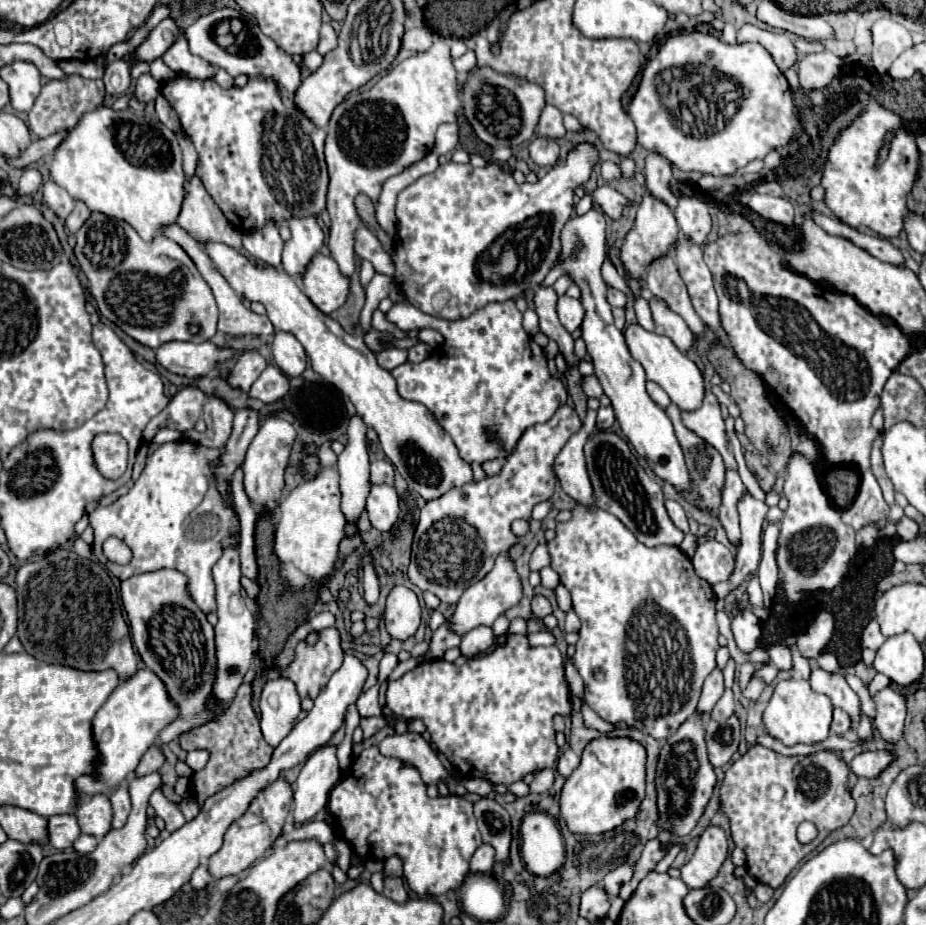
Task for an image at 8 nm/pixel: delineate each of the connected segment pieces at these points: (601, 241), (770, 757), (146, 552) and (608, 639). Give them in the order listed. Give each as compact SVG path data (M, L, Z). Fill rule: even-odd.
M593 206L587 214L581 218L571 218L565 228L561 230L561 256L563 262L557 262L553 270L543 280L543 286L553 286L557 276L569 272L573 282L581 288L581 302L585 308L585 318L581 324L583 340L587 344L587 352L593 358L595 376L601 380L601 386L605 394L611 400L611 408L615 410L615 418L627 436L627 440L633 444L633 448L643 456L649 464L649 468L665 482L669 482L677 492L687 492L693 488L693 478L687 470L681 446L675 438L671 420L667 418L665 410L657 406L649 394L645 392L645 370L641 364L637 364L631 358L631 352L625 344L623 332L615 328L611 306L605 298L607 284L601 278L601 264L607 256L605 250L605 216L601 208Z
M755 744L747 750L745 756L741 756L725 774L723 786L721 786L721 804L723 812L731 820L731 836L733 842L743 848L747 854L747 872L753 874L759 882L779 888L789 872L807 856L811 854L825 838L829 832L845 826L853 812L855 812L855 798L851 796L849 790L849 766L839 760L833 752L821 750L813 752L809 756L783 756L775 750L769 750L761 744ZM809 820L817 826L819 834L811 844L799 844L795 838L795 830L799 822Z
M187 440L157 446L157 450L147 458L145 470L129 494L121 496L111 506L99 506L91 512L89 520L95 532L93 554L97 560L119 580L161 568L179 570L189 580L187 592L191 600L205 614L215 612L217 602L211 568L219 560L223 548L233 542L233 532L239 530L237 514L233 508L225 506L223 496L215 490L215 478L209 464L219 454L221 450L201 448ZM109 536L123 538L123 542L133 550L131 564L119 566L105 560L99 542L105 542Z
M577 504L573 518L557 524L555 532L555 540L547 544L551 568L571 592L573 608L581 620L579 642L571 660L585 682L587 706L605 722L637 726L657 740L669 738L695 714L701 684L715 670L719 628L713 586L695 574L689 556L681 548L647 548L633 538L619 518L605 510L589 510Z

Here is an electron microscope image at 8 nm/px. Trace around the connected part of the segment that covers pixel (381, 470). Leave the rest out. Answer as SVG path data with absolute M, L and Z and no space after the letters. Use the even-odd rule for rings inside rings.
M389 460L371 462L373 484L389 484L389 486L393 486L393 474L395 474L395 468L393 468L393 464L389 464Z

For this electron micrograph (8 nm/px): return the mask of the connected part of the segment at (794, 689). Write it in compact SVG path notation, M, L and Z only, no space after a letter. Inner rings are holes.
M781 680L775 686L775 692L763 712L763 724L767 732L775 738L779 738L783 744L817 744L827 740L829 736L829 724L831 724L831 712L833 704L825 694L817 694L811 690L807 680Z

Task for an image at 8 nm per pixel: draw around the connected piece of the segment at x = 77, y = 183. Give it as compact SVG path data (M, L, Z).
M101 106L93 112L81 116L79 124L69 130L69 136L57 148L51 164L51 178L63 186L75 200L83 200L89 210L113 216L131 224L145 242L151 242L161 228L167 228L177 222L181 204L187 196L185 184L187 176L183 172L183 152L173 130L163 126L155 118L137 114L131 110L115 112L107 106Z

